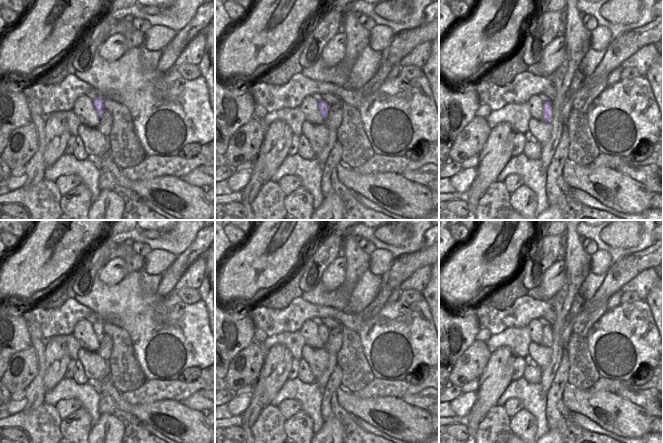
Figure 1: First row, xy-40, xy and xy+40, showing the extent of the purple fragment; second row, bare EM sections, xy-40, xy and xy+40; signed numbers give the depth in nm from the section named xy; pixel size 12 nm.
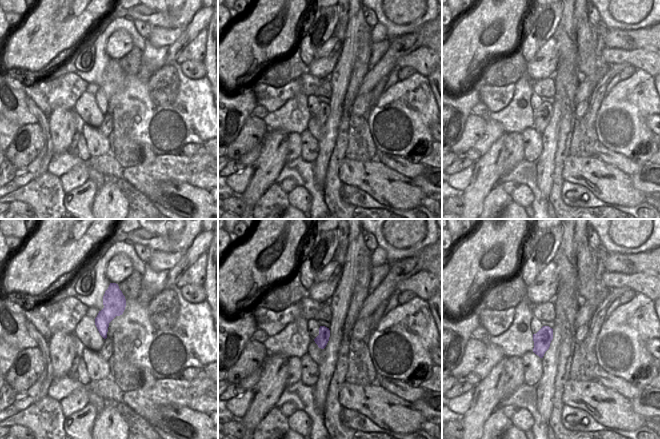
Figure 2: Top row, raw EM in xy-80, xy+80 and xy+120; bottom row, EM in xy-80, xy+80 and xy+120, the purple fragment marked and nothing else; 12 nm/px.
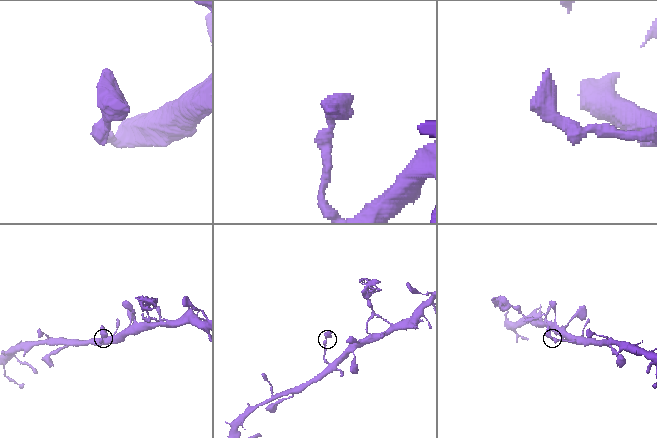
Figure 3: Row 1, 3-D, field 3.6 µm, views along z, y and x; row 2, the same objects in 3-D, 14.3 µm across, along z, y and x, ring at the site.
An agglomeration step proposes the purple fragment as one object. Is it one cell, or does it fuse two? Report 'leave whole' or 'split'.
leave whole

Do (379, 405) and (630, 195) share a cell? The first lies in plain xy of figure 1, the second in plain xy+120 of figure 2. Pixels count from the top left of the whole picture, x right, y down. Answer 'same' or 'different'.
same

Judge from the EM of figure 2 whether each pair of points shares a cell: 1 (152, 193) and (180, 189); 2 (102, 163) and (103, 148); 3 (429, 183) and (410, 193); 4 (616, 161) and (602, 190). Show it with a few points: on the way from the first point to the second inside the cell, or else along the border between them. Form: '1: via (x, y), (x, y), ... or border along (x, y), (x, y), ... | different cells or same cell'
1: via (159, 192), (173, 192) | same cell
2: border along (111, 151), (92, 157) | different cells
3: border along (411, 179), (426, 195) | different cells
4: border along (595, 156), (620, 169), (630, 177) | different cells

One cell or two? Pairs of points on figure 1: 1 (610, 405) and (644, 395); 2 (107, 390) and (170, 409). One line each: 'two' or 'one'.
1: two
2: one

